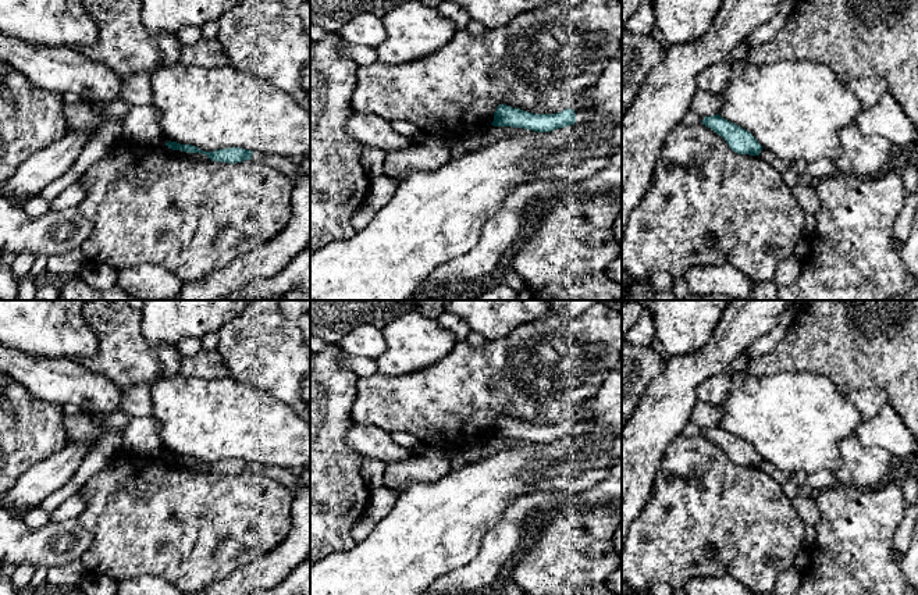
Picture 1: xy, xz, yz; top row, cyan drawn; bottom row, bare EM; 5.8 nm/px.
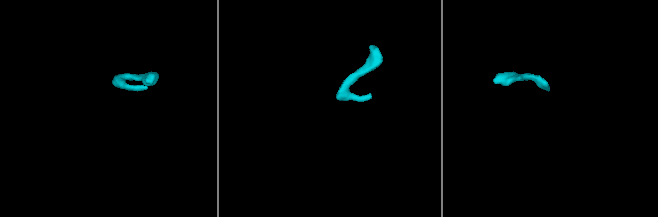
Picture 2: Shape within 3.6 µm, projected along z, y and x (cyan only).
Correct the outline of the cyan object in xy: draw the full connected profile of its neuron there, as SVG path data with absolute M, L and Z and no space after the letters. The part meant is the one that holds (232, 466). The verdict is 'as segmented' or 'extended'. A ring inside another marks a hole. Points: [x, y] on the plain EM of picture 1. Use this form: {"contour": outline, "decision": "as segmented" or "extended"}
{"contour": "M171 452L167 453L166 457L179 468L186 468L186 470L200 471L200 473L221 473L221 474L235 475L235 474L259 468L259 464L241 460L241 459L228 459L228 460L220 460L214 463L203 463L196 457L181 456Z", "decision": "extended"}

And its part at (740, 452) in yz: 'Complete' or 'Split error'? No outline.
Split error

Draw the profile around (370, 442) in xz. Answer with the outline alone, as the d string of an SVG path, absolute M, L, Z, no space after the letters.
M353 421L346 442L363 459L382 460L387 464L410 459L408 448L395 443L389 432L371 424Z

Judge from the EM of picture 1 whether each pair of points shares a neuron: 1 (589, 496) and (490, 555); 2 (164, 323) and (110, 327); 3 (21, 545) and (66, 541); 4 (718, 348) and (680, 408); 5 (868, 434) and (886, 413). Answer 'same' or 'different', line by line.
1: same
2: different
3: same
4: same
5: same

